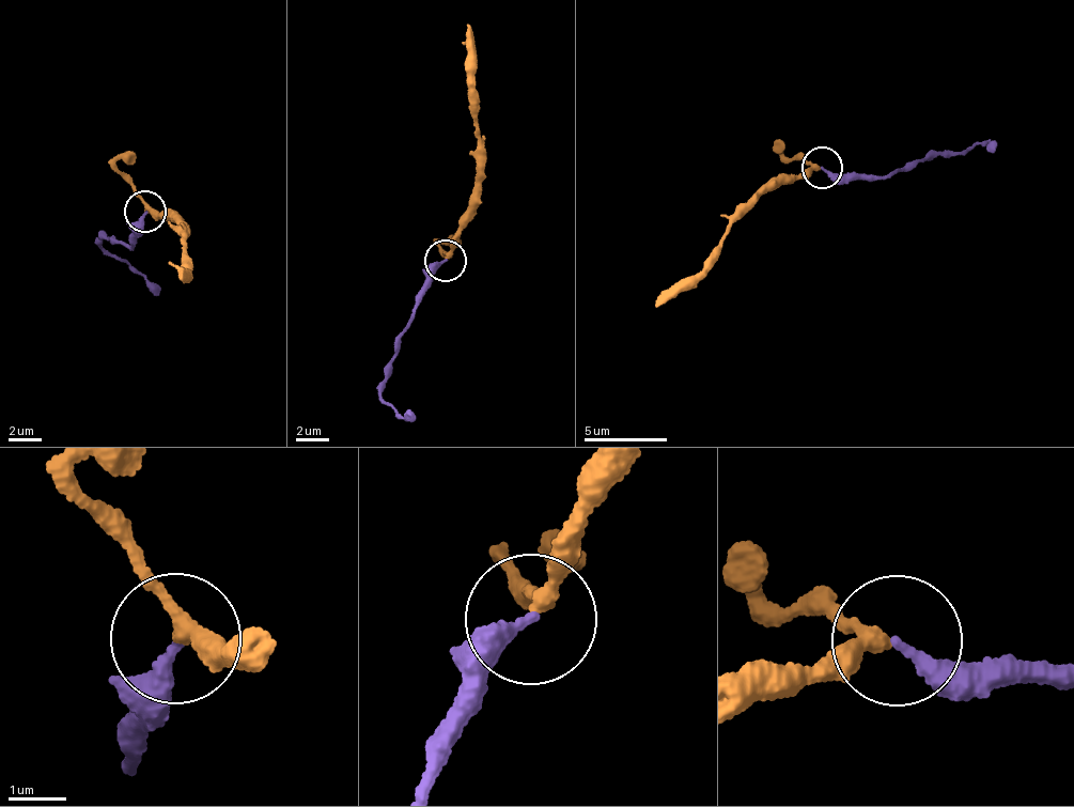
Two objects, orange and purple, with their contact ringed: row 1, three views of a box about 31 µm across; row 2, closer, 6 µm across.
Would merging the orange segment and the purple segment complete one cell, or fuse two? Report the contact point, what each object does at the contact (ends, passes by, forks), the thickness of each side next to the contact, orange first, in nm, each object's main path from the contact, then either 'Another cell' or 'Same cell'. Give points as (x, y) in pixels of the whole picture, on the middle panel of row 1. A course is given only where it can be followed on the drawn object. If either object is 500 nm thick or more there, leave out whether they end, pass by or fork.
Place: (445, 261). At the ring orange passes by. At the ring purple ends. Thickness 220 nm (orange) against 260 nm. Course of orange: (446, 259), (477, 181), (480, 153), (480, 136), (472, 108), (468, 26). Course of purple: (446, 259), (417, 304), (380, 390), (395, 417), (409, 415). Same cell

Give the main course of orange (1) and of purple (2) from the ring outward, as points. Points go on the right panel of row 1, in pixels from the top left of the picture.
1: (821, 168), (758, 196), (729, 226), (720, 257), (656, 306)
2: (821, 168), (877, 179), (939, 154), (953, 154), (983, 143), (996, 151)

